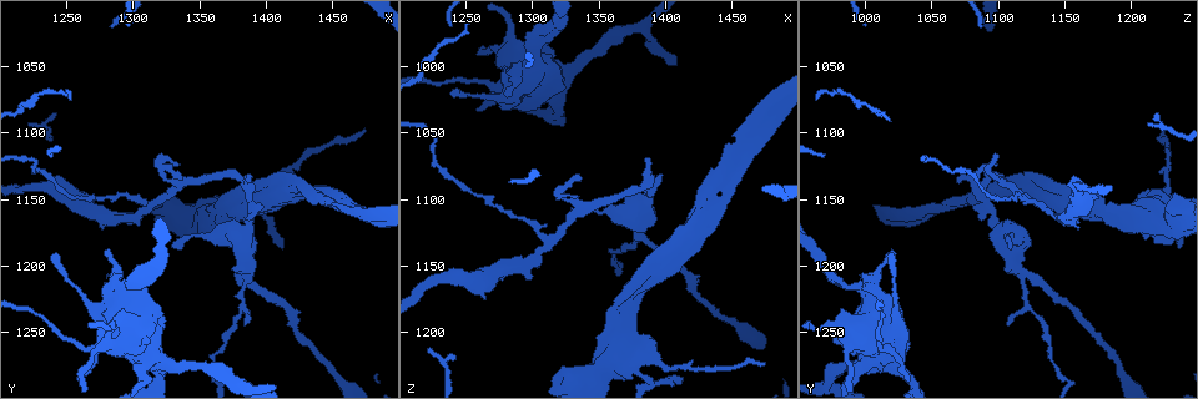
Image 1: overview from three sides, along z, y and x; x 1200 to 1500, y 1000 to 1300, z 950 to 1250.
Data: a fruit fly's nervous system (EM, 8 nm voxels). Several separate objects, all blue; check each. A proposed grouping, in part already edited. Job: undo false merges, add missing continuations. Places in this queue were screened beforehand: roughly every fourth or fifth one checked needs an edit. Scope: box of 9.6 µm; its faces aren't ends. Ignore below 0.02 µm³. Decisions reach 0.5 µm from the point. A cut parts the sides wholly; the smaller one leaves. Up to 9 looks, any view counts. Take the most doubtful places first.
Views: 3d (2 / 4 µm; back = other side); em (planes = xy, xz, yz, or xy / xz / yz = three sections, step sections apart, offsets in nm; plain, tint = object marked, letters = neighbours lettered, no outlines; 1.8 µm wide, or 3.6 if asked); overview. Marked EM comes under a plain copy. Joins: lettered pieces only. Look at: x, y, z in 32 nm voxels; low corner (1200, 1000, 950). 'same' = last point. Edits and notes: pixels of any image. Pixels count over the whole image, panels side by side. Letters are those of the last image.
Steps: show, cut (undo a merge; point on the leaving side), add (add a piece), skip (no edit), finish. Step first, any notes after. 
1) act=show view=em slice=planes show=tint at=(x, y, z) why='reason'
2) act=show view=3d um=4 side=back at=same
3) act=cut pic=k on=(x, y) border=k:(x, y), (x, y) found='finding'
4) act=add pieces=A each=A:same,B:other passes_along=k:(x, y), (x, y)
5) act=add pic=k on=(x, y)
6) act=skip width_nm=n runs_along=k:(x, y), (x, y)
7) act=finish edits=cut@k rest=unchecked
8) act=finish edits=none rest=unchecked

act=show view=3d um=2 at=(1434, 1144, 1108) why='two arms in line, one across'

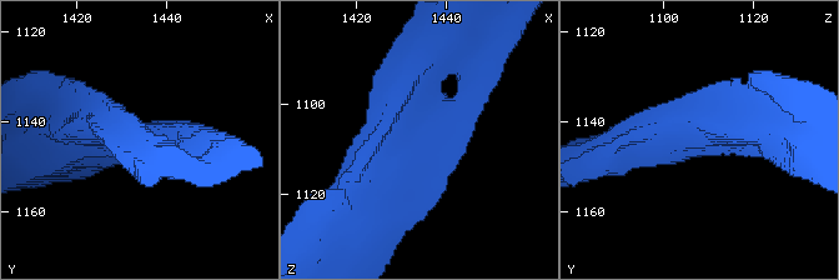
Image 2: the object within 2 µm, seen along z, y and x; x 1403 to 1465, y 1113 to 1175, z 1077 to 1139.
act=show view=em slice=planes show=letters at=(1435, 1143, 1108) arms=3 arm_widths_nm=220,280,400 why='need the tissue'

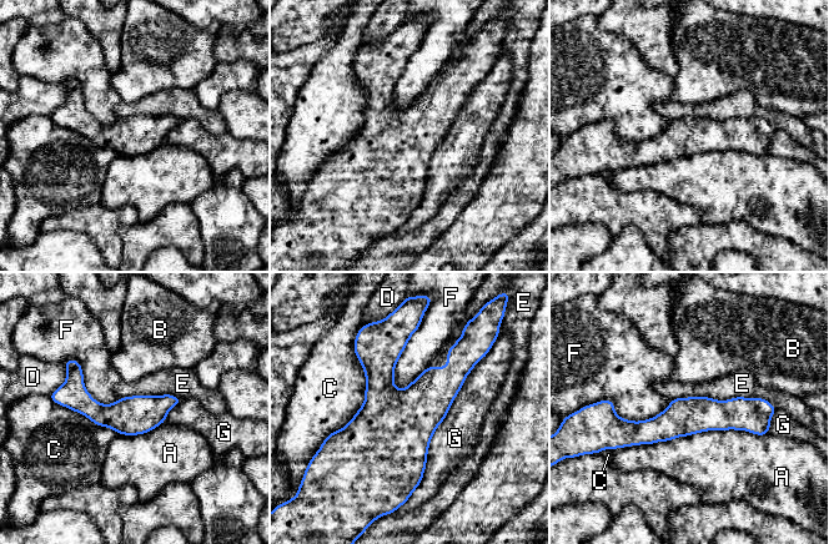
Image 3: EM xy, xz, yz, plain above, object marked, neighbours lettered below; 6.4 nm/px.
act=skip each=A:other,B:other,C:other,D:other,E:other,F:other,G:other border=3:(420, 326), (395, 367), (396, 388) found='all the same neuron'

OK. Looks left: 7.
act=show view=em slice=planes show=letters at=(1458, 1154, 1060)

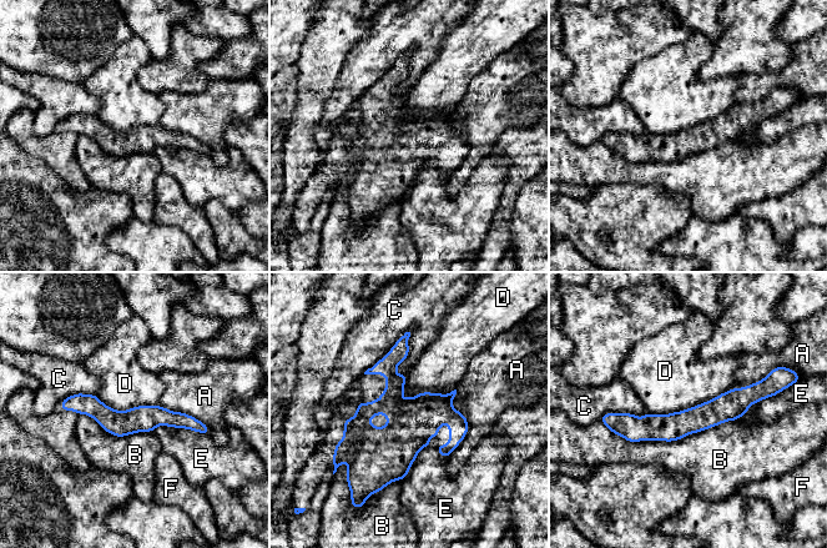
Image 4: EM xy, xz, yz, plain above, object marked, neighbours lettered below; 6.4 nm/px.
act=skip each=A:other,B:other,C:other,D:other,E:other,F:other border=4:(744, 387), (675, 412), (645, 413) found='continuous, no second neuron'

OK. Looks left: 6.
act=show view=3d um=4 at=(1280, 1222, 1010) why='thick end'

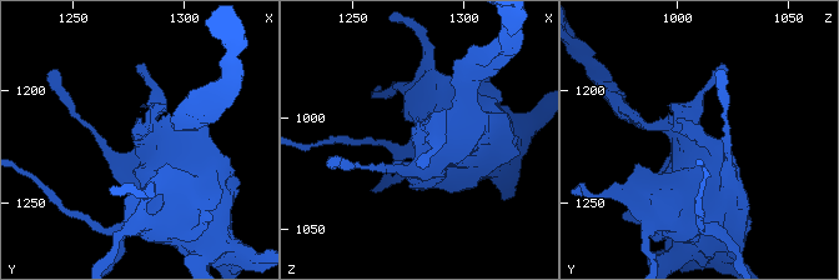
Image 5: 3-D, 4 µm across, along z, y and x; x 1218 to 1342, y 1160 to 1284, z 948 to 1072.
act=show view=em slice=planes show=tint at=(1276, 1223, 1010)

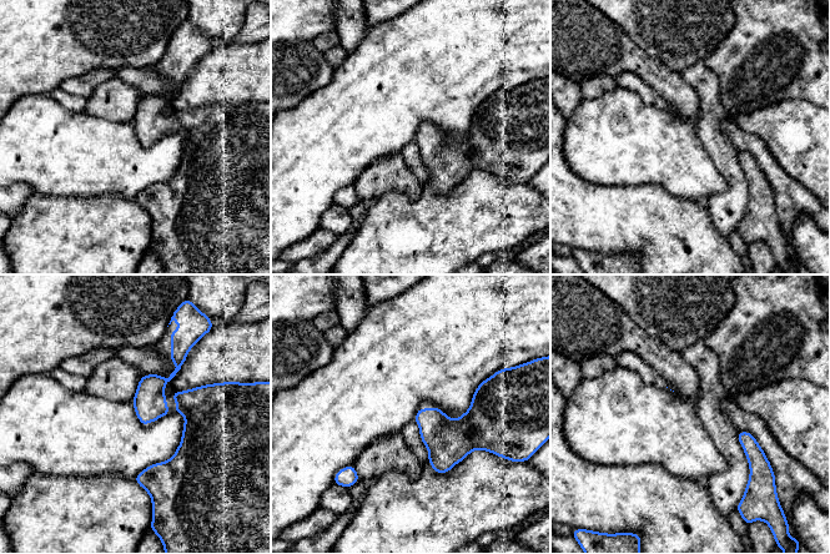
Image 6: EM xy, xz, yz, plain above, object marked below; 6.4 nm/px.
act=show view=em slice=planes show=letters at=same why='see the neighbours'

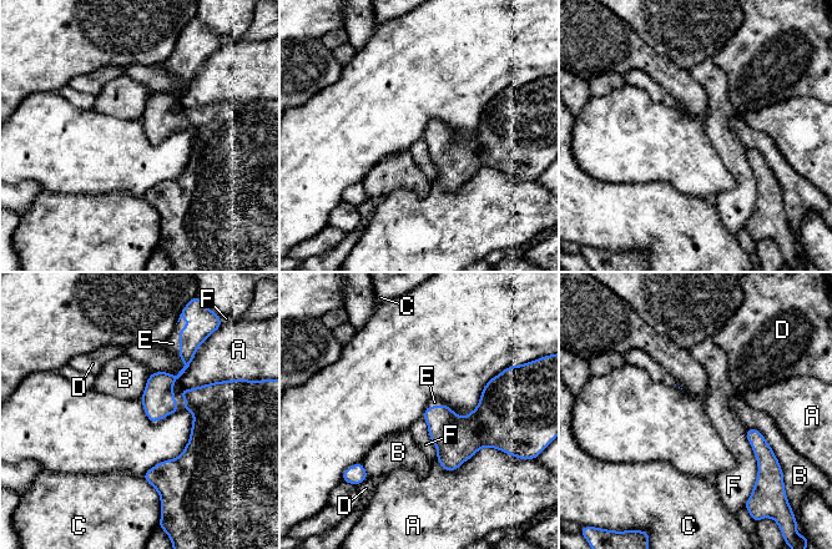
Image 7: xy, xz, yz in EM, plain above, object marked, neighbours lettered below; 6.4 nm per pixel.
act=add pieces=E each=A:other,B:other,C:other,D:other,E:same,F:other passes_along=7:(159, 402), (174, 398), (180, 401) found='the neuron continues'

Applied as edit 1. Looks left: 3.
act=show view=em slice=xy step=8 show=tint at=(1412, 1186, 1238) why='thin end'

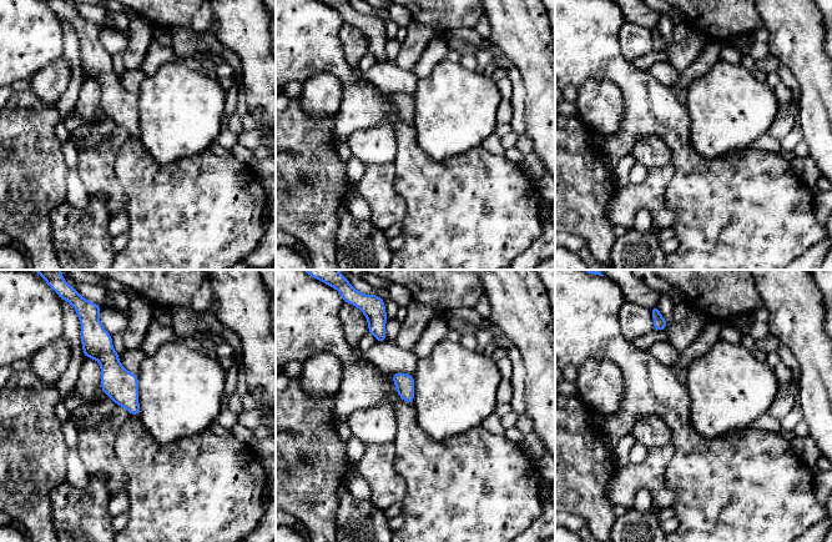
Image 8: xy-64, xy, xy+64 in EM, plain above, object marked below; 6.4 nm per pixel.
act=show view=em slice=planes show=tint at=same

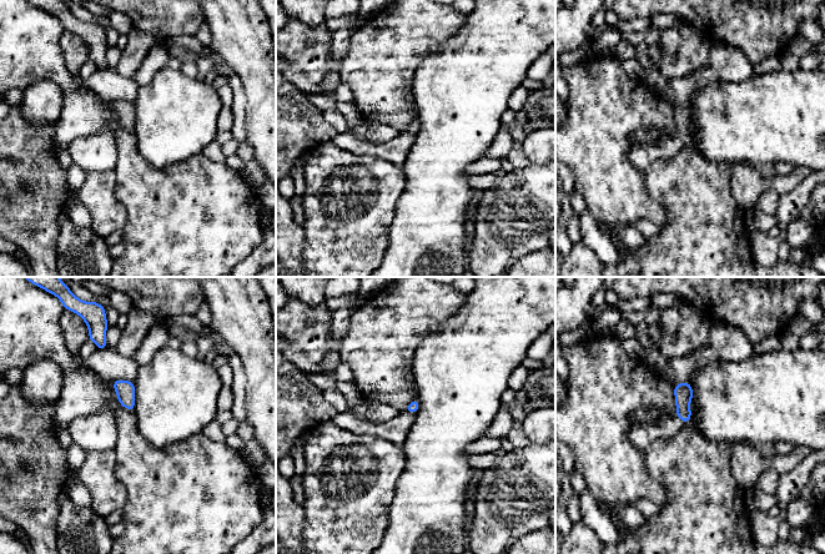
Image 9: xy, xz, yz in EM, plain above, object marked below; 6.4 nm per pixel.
act=show view=em slice=planes show=letters at=same why='see the neighbours'

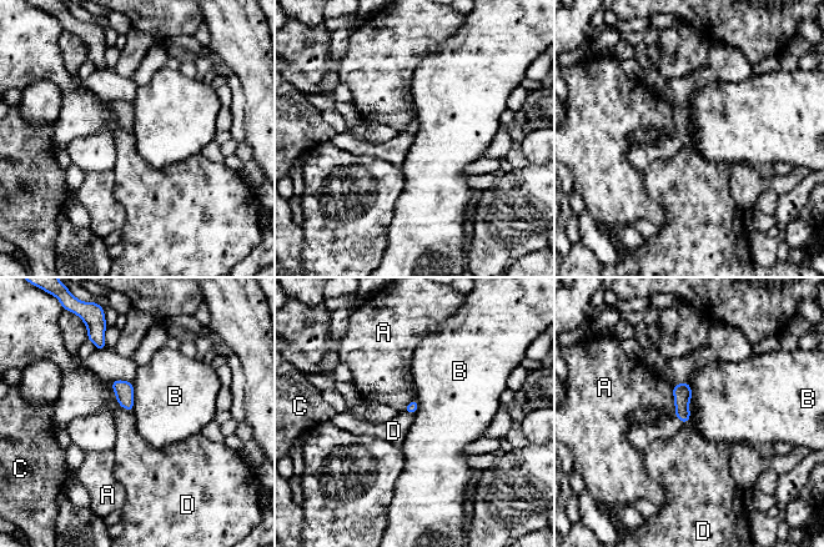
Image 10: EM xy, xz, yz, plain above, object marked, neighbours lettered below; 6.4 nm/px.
act=skip each=A:other,B:other,C:other,D:other border=10:(109, 382), (115, 400), (131, 412) found='none of them fits'

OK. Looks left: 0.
act=finish edits=add@7 rest=unchecked

